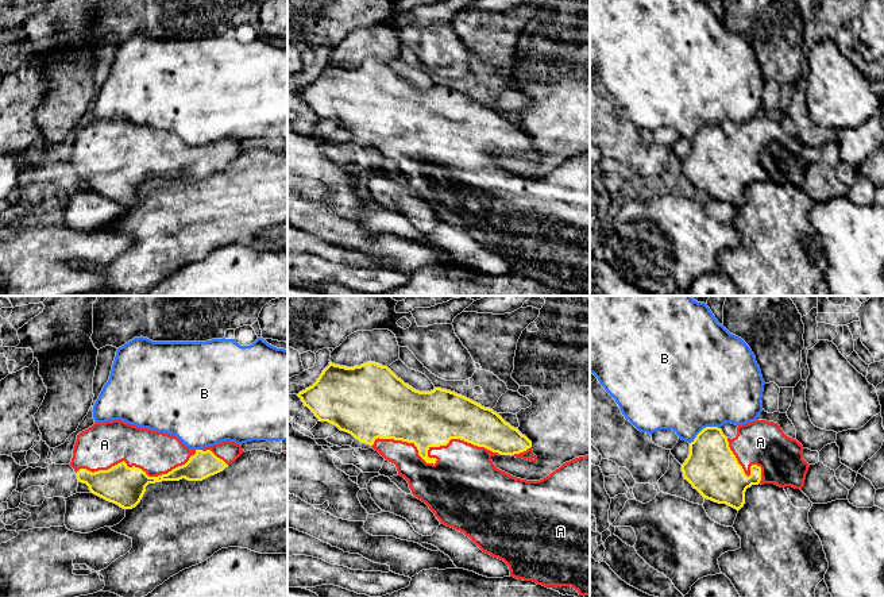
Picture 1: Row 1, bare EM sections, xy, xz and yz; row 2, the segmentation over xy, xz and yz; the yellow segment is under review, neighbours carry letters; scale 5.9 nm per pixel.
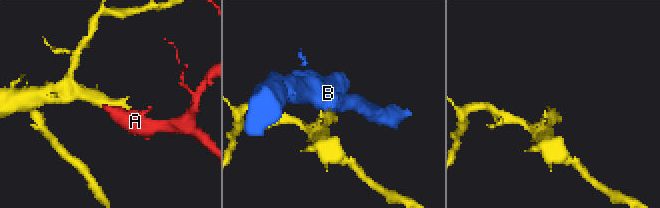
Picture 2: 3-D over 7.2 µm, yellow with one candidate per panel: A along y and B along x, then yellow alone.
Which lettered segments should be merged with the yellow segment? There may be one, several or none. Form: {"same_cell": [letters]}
{"same_cell": ["A"]}

